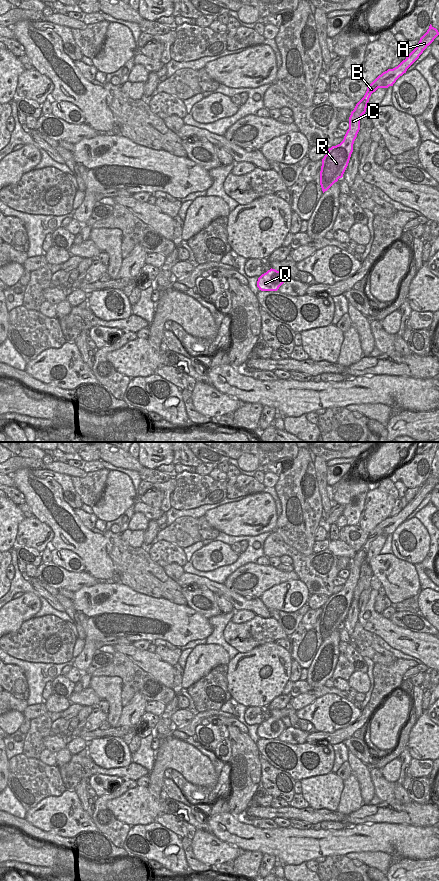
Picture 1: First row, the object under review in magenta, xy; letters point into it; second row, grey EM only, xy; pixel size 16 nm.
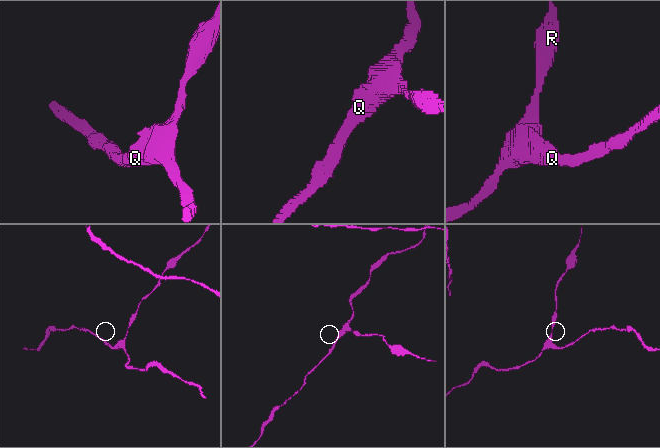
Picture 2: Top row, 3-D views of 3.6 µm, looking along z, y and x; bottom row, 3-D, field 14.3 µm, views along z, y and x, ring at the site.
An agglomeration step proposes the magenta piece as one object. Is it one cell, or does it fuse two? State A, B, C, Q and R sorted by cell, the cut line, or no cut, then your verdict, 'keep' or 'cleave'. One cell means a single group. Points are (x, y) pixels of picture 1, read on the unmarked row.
A B C Q R | no cut | keep

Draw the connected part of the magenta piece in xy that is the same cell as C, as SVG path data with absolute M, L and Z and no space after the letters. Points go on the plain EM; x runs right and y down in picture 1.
M431 472L427 480L420 486L416 496L397 515L388 517L379 523L370 533L364 545L356 552L349 565L349 577L343 589L328 597L327 602L322 607L320 619L320 633L323 641L327 639L343 622L348 614L353 592L360 578L360 568L366 560L369 546L378 536L388 536L393 534L396 528L406 521L407 517L419 506L423 499L434 489L439 480Z

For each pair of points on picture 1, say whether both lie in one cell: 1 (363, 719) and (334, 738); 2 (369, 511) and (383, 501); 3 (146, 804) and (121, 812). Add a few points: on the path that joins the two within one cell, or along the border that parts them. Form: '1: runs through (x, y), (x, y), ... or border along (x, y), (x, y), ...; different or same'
1: runs through (356, 725), (341, 735); same
2: runs through (372, 511), (380, 504); same
3: runs through (140, 807), (127, 808); same

